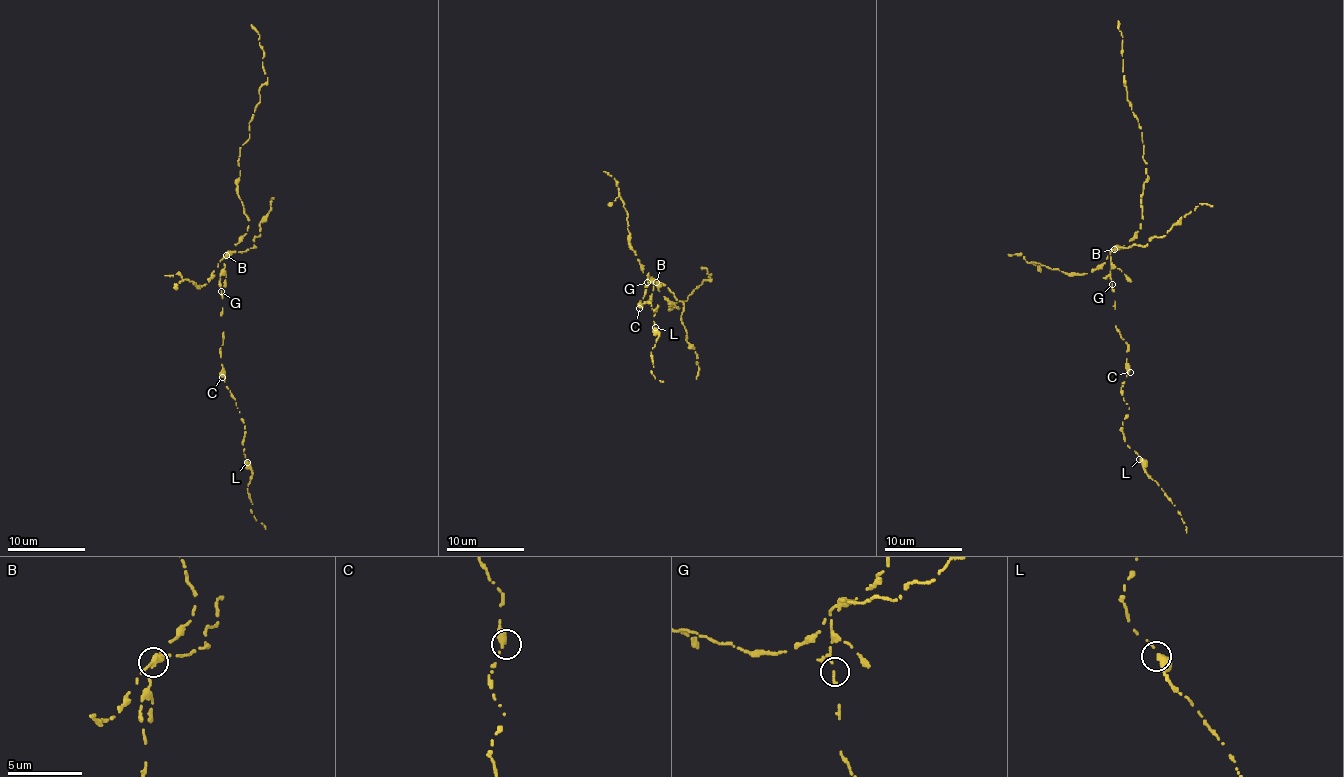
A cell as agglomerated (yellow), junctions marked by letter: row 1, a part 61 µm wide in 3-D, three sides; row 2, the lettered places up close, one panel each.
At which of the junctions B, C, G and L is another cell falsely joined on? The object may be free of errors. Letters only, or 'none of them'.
B

